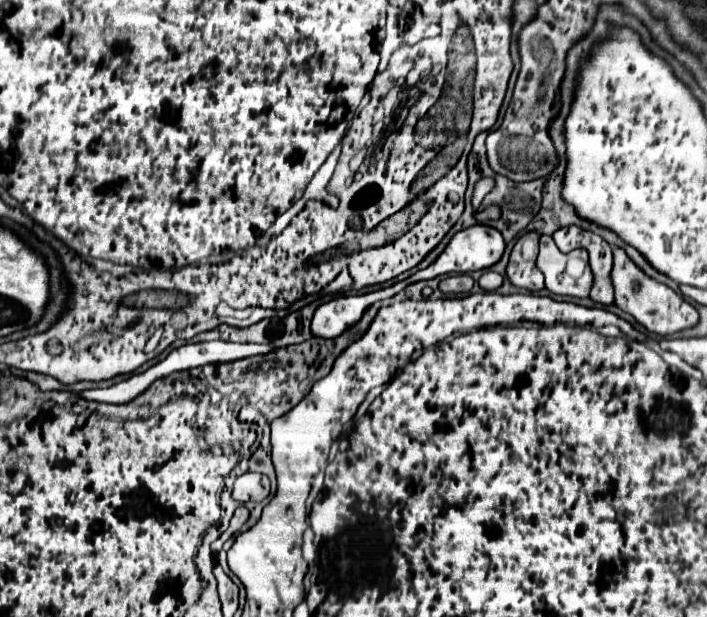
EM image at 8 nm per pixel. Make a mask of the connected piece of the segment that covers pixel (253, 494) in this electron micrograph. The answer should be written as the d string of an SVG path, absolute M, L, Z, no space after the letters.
M245 473L235 481L233 499L263 501L269 495L269 479L263 473Z

